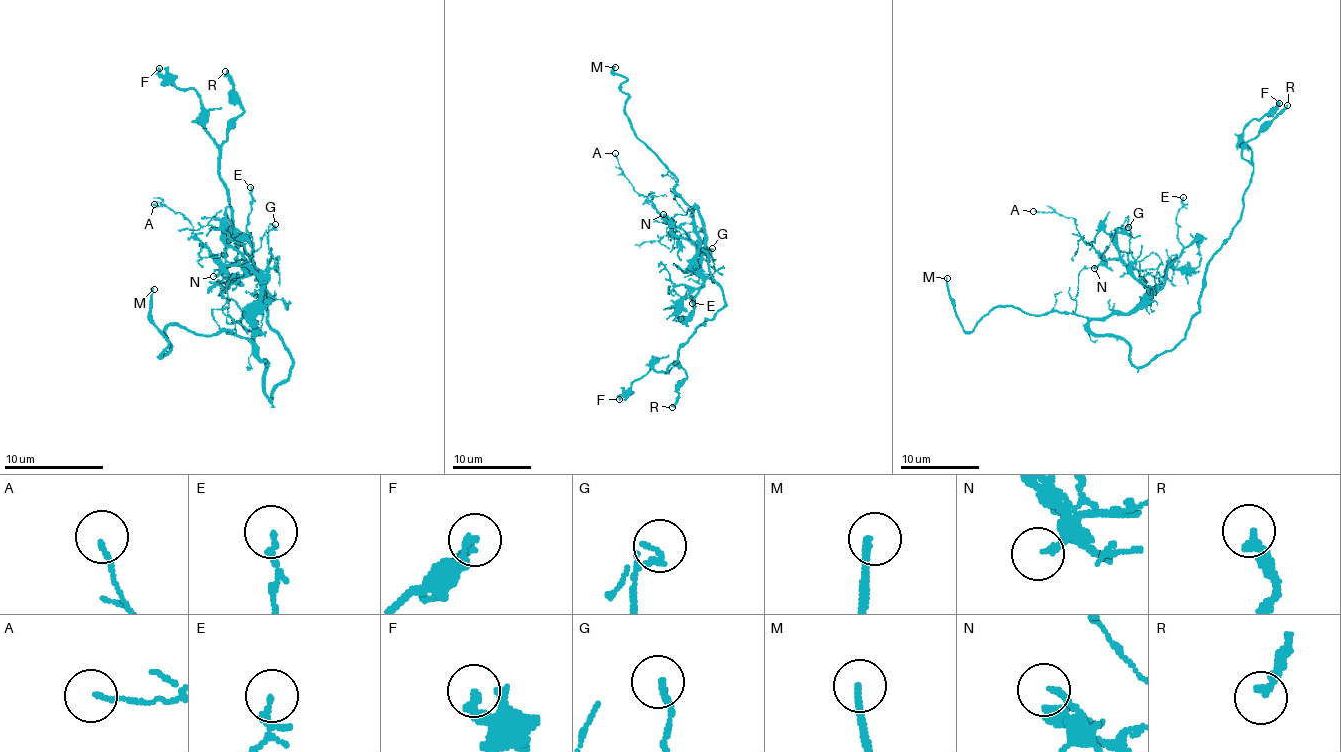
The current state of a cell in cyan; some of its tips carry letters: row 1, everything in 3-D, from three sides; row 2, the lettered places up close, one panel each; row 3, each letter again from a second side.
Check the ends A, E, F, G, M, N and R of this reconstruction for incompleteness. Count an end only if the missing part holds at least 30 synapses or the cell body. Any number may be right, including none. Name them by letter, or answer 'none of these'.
M

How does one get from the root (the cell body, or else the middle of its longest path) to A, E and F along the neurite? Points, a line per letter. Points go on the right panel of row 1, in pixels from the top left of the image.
A: (1153, 359), (1136, 366), (1122, 339), (1088, 327), (1132, 313), (1146, 286), (1088, 244), (1071, 217), (1033, 211)
E: (1153, 359), (1136, 366), (1122, 339), (1088, 323), (1134, 313), (1163, 284), (1183, 246), (1183, 197)
F: (1153, 359), (1185, 335), (1199, 311), (1207, 264), (1240, 217), (1254, 168), (1242, 130), (1279, 103)

